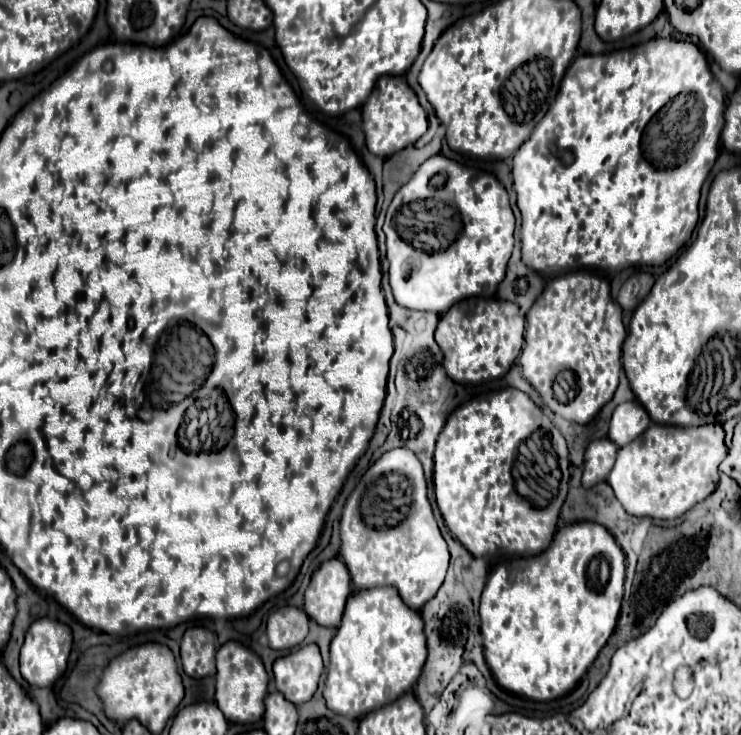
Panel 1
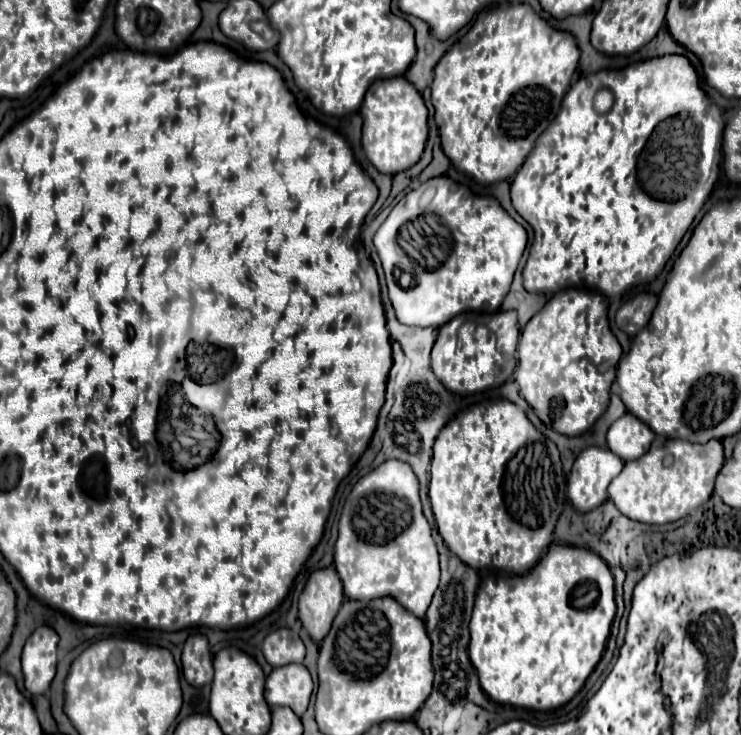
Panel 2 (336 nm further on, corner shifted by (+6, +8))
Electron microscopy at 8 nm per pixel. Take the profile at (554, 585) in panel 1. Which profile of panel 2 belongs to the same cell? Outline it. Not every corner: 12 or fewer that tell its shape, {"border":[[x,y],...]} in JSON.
{"border":[[552,543],[480,583],[470,661],[496,703],[550,711],[600,661],[614,575]]}

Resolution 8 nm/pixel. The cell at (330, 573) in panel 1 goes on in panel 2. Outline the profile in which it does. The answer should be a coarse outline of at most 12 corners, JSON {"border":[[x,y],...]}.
{"border":[[336,569],[312,571],[298,619],[312,641],[328,635],[344,593]]}

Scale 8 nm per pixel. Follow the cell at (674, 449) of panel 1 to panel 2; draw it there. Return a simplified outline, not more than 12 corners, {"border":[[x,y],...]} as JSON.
{"border":[[658,435],[608,499],[634,521],[672,523],[708,501],[718,439]]}

